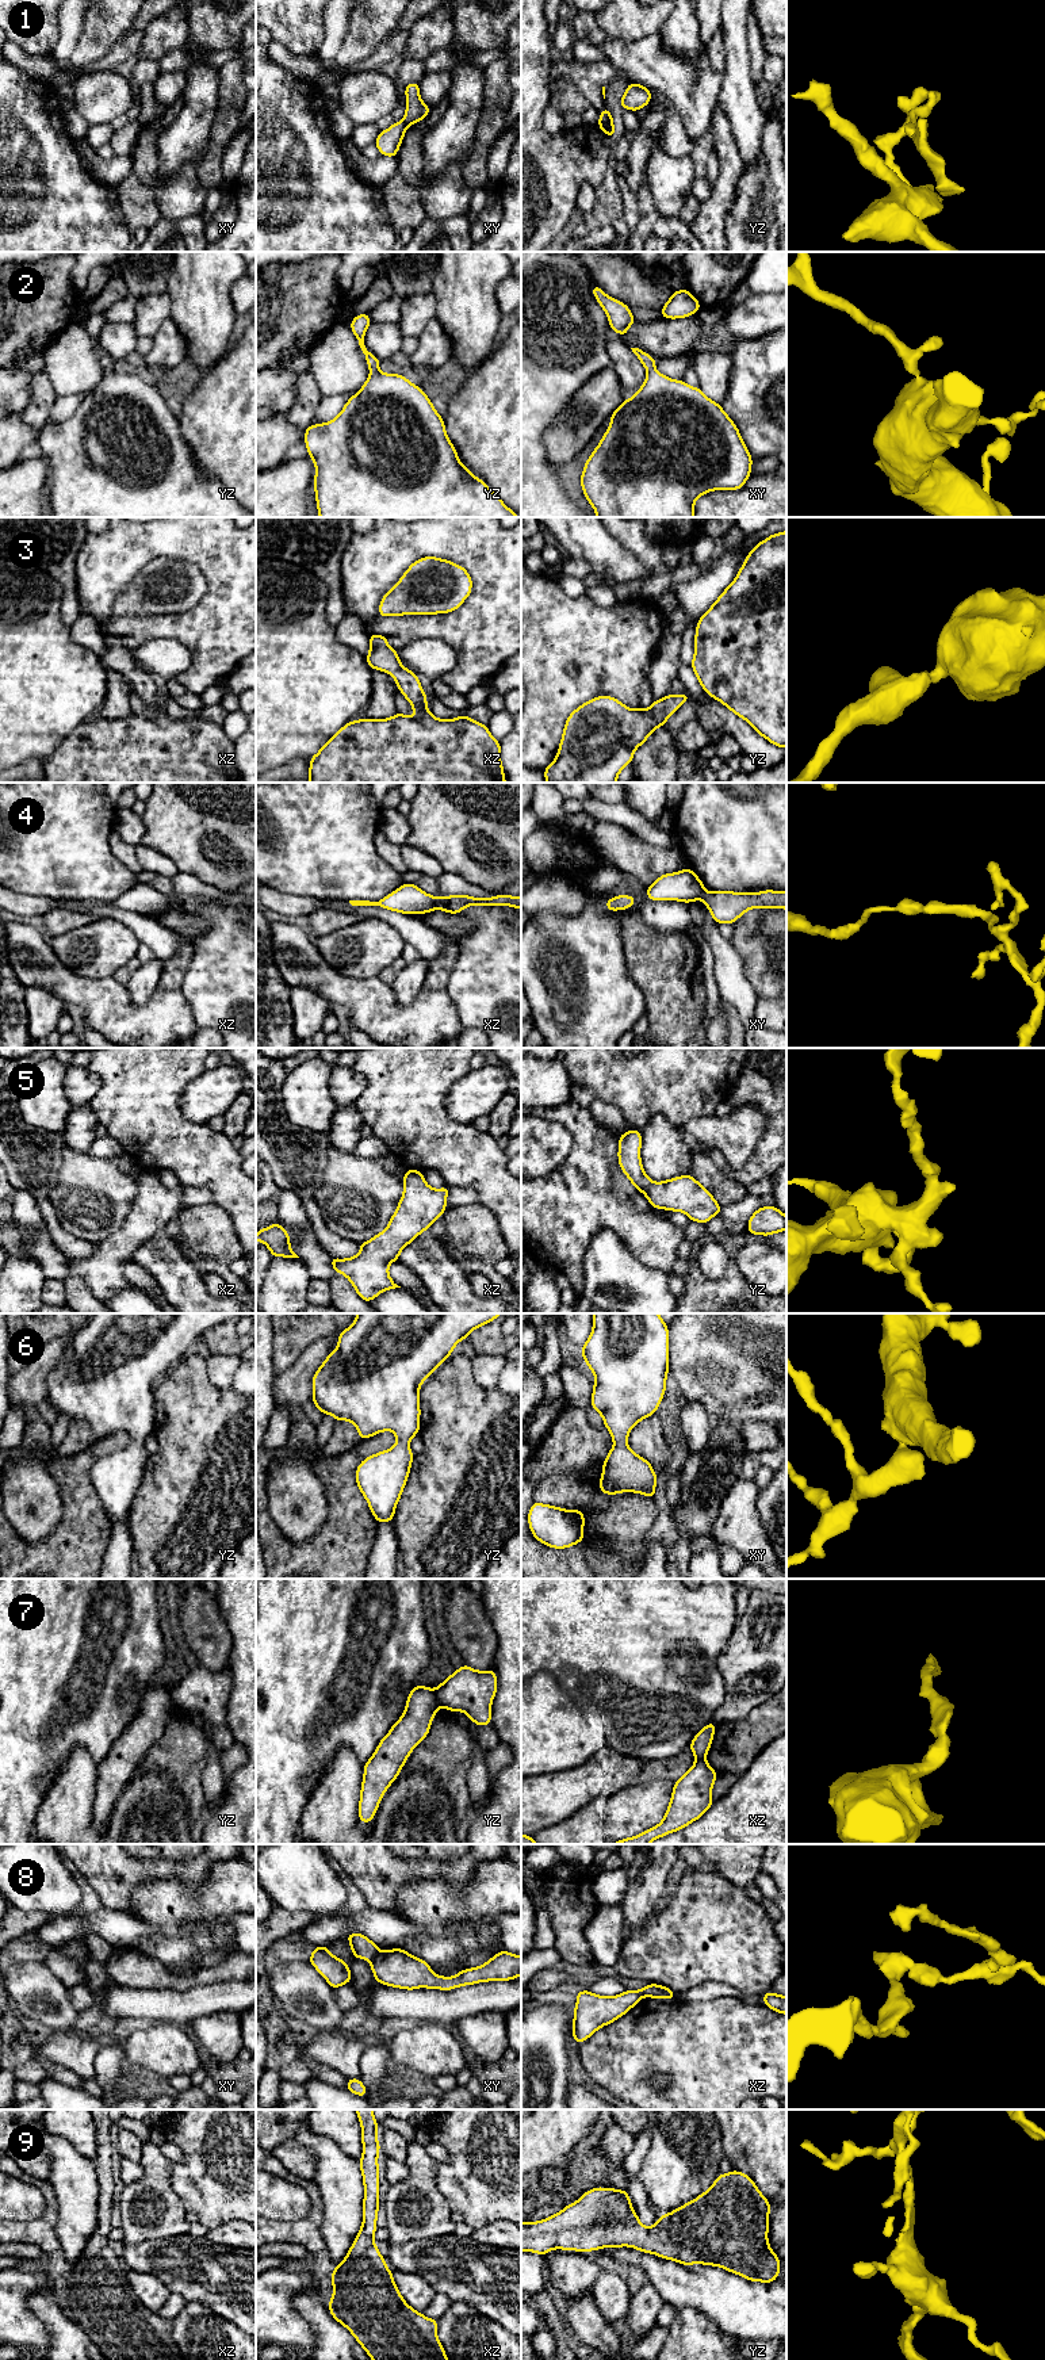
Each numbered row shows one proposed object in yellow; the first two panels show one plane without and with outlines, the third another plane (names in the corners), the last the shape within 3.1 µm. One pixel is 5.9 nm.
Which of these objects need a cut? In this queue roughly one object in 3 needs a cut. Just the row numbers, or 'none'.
1, 4, 5, 7, 8

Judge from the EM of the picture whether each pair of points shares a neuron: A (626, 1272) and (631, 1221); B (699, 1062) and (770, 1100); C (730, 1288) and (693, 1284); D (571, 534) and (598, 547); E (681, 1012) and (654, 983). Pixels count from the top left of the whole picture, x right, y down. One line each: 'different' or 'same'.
A: different
B: different
C: same
D: same
E: same

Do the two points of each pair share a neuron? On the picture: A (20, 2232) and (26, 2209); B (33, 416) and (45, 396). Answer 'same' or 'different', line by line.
A: different
B: same

